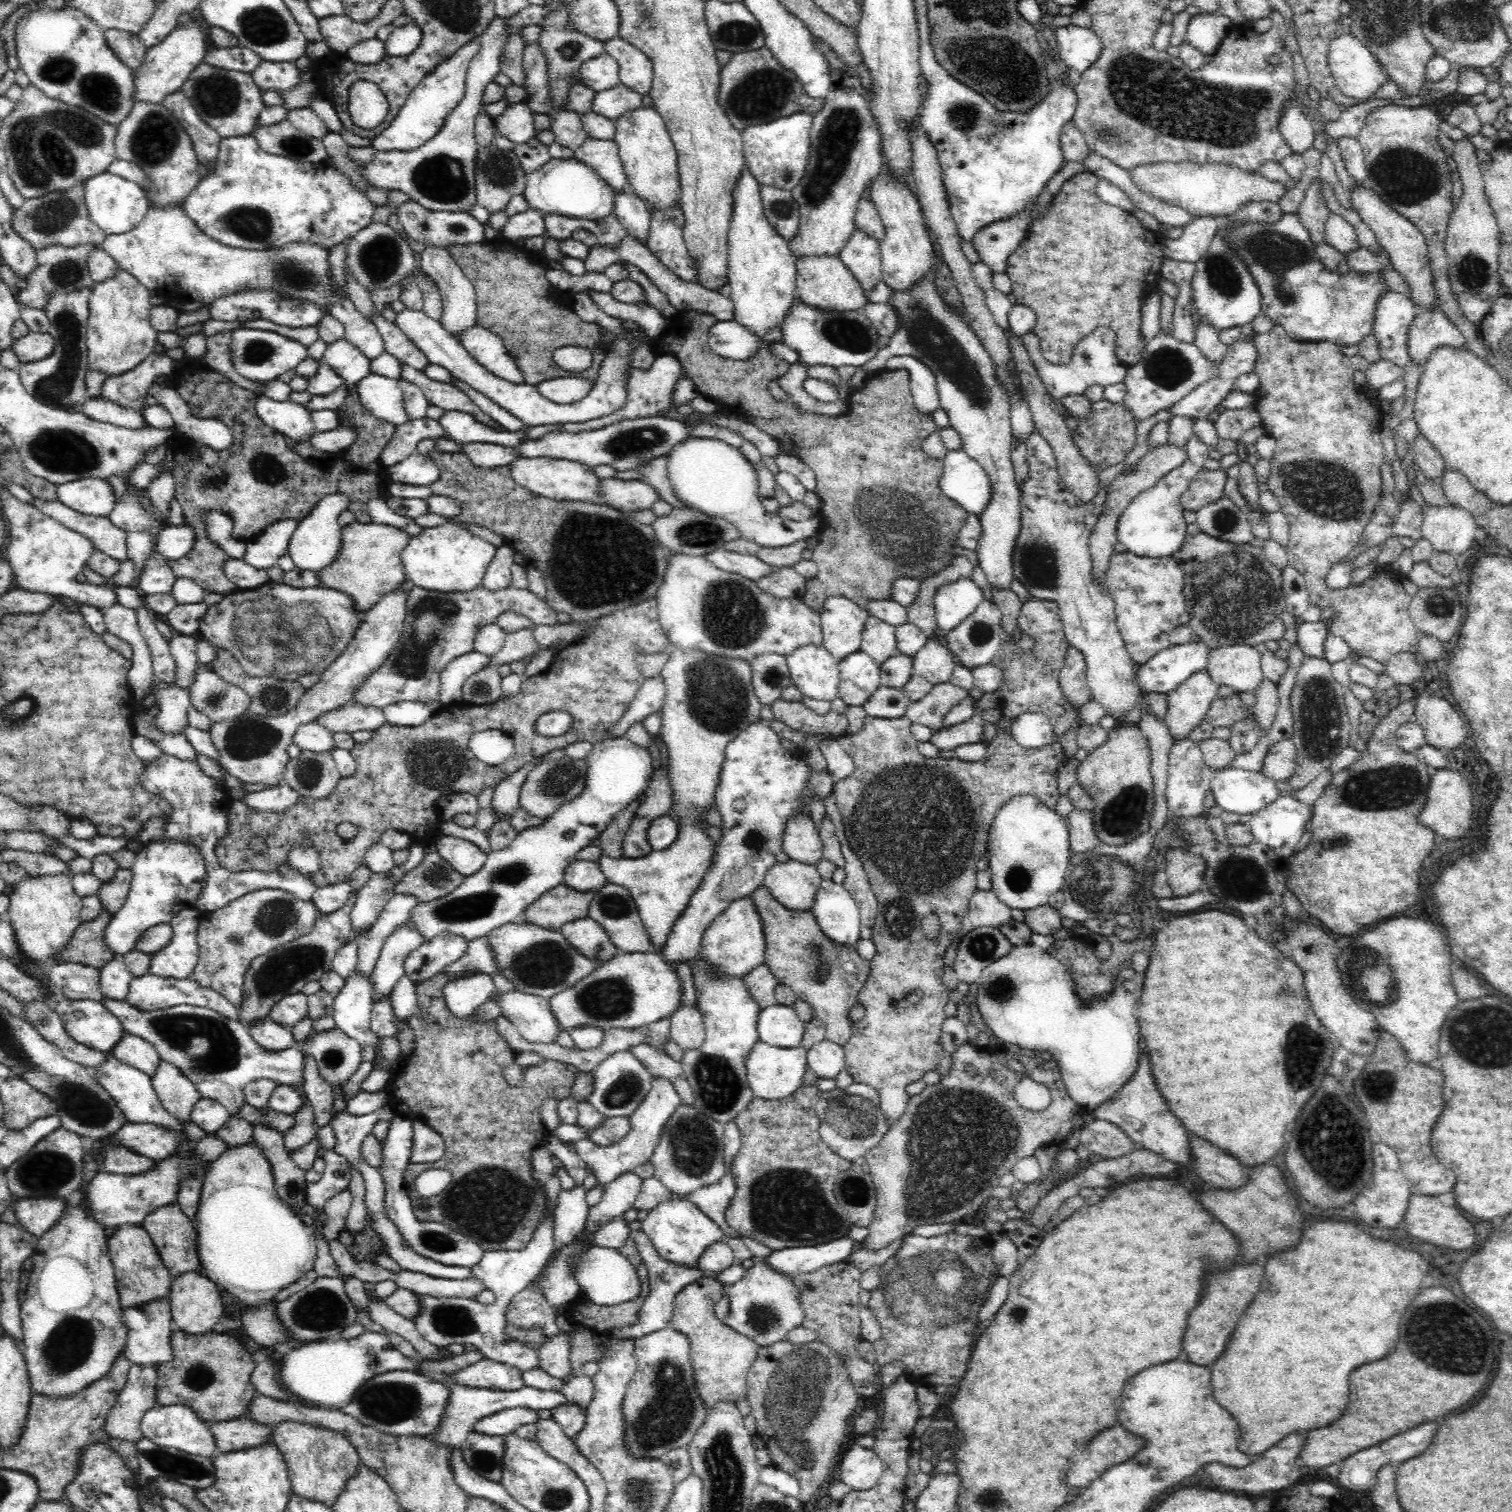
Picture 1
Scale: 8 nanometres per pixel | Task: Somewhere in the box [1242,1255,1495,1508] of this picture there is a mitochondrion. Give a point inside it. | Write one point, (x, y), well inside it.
(1443, 1337)

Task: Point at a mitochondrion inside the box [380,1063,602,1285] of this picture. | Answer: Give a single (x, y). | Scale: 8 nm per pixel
(518, 1197)

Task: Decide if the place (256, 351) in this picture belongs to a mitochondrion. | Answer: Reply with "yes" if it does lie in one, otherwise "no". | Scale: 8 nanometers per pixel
yes

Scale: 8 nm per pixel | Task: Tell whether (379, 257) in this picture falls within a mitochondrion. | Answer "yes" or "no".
yes

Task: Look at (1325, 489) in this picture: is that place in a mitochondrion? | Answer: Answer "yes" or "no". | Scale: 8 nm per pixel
yes

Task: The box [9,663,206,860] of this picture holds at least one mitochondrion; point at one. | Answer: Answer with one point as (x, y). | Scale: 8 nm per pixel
(38, 758)

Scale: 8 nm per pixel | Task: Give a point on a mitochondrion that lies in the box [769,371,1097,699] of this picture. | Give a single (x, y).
(909, 534)

